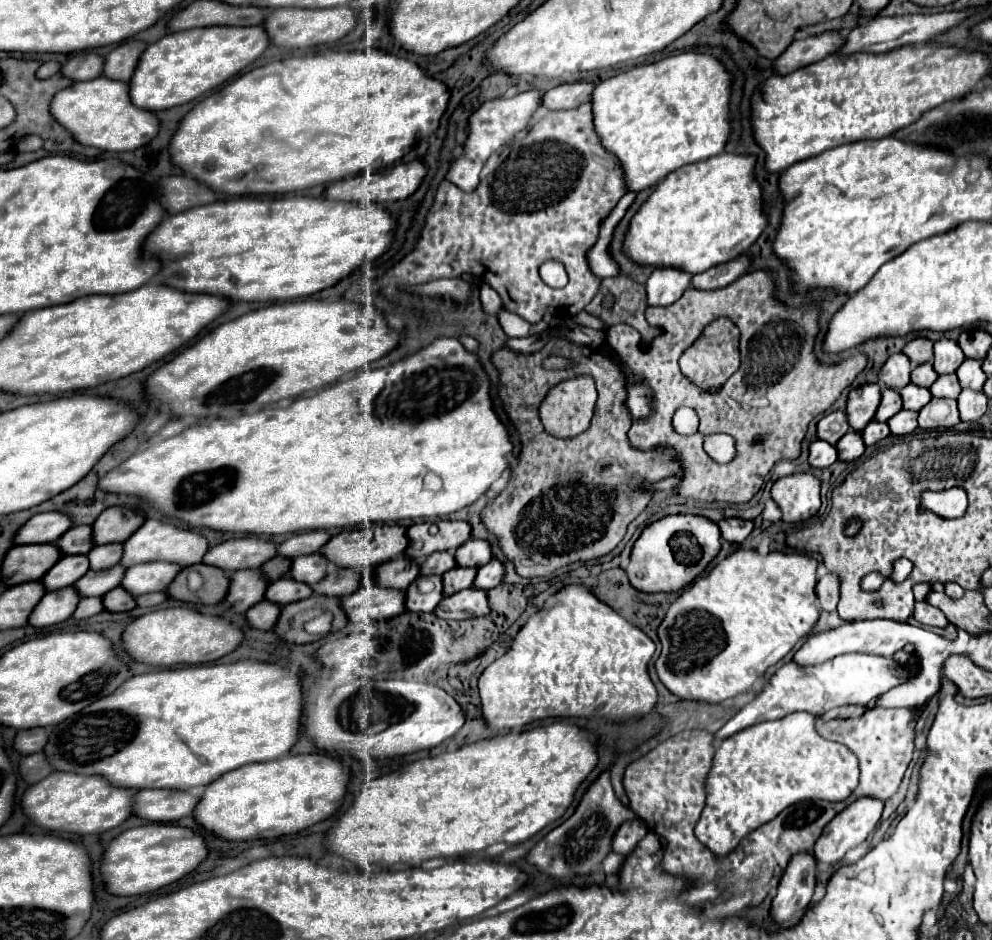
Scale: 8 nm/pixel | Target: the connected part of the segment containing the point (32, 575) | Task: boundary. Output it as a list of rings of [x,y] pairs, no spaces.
[[[53,543],[39,545],[15,545],[3,561],[3,581],[7,585],[17,585],[33,579],[41,579],[57,561],[61,551]]]

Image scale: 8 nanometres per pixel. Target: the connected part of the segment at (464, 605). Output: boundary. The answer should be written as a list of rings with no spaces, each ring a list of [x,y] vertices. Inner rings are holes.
[[[469,587],[463,591],[457,591],[441,601],[441,607],[437,607],[435,615],[441,619],[473,619],[473,617],[485,617],[489,615],[489,597],[485,589]]]

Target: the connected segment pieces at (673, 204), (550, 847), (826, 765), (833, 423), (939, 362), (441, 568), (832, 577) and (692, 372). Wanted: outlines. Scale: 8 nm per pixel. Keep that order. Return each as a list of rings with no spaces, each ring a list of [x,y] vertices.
[[[721,153],[669,173],[631,219],[631,227],[625,237],[627,255],[637,263],[655,267],[681,267],[695,275],[745,253],[769,223],[769,217],[763,209],[763,187],[755,179],[755,165],[755,155]]]
[[[603,773],[583,795],[579,807],[575,813],[555,827],[551,833],[547,833],[529,853],[529,863],[537,865],[541,871],[553,875],[553,877],[563,877],[565,881],[571,881],[571,877],[595,871],[599,863],[607,857],[611,851],[611,837],[625,819],[633,819],[635,815],[629,811],[629,807],[623,807],[611,787],[609,773]]]
[[[791,713],[777,721],[757,723],[747,727],[717,745],[711,771],[705,779],[705,795],[707,803],[701,813],[701,819],[695,825],[695,837],[713,851],[715,857],[729,855],[737,843],[761,827],[769,819],[777,817],[781,809],[805,801],[805,799],[825,799],[825,801],[843,801],[859,783],[859,763],[857,757],[843,747],[841,743],[833,743],[821,739],[813,727],[813,715],[809,713]]]
[[[831,411],[817,423],[817,437],[829,443],[837,443],[849,431],[845,411]]]
[[[939,339],[935,343],[935,359],[933,359],[933,367],[939,375],[943,373],[953,373],[959,369],[959,365],[965,361],[965,355],[959,347],[957,341],[953,339]]]
[[[437,551],[437,553],[433,553],[433,555],[429,555],[425,559],[425,563],[421,565],[421,575],[443,575],[443,573],[447,573],[453,567],[457,567],[455,553]]]
[[[829,571],[823,577],[819,577],[817,597],[819,597],[821,609],[835,611],[835,605],[839,601],[839,583],[841,583],[841,579],[835,573],[829,573]]]
[[[725,317],[713,321],[701,335],[701,339],[689,347],[681,357],[681,371],[683,375],[697,385],[701,391],[717,391],[723,387],[723,383],[739,369],[741,363],[739,352],[739,329]]]

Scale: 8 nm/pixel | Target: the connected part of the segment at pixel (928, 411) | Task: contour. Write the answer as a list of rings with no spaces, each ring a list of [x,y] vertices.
[[[931,399],[919,411],[919,429],[937,429],[937,427],[955,427],[961,423],[957,401],[953,399]]]

